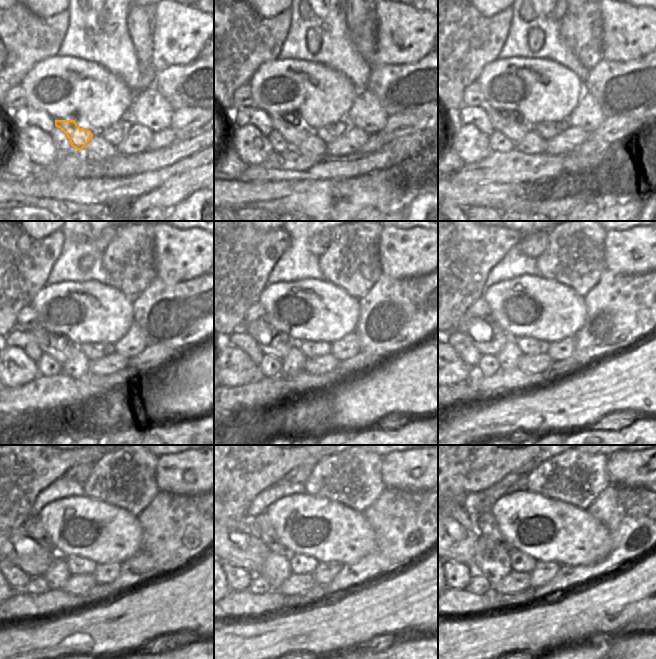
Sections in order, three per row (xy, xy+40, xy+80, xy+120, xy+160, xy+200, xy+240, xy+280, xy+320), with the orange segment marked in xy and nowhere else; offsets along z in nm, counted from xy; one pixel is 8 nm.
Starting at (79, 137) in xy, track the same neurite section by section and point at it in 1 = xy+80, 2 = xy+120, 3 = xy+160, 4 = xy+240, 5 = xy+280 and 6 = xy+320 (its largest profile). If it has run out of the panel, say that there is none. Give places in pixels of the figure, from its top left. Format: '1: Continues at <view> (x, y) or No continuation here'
1: Continues at xy+80 (507, 122)
2: Continues at xy+120 (58, 346)
3: Continues at xy+160 (271, 341)
4: Continues at xy+240 (17, 547)
5: Continues at xy+280 (234, 542)
6: Continues at xy+320 (458, 537)

